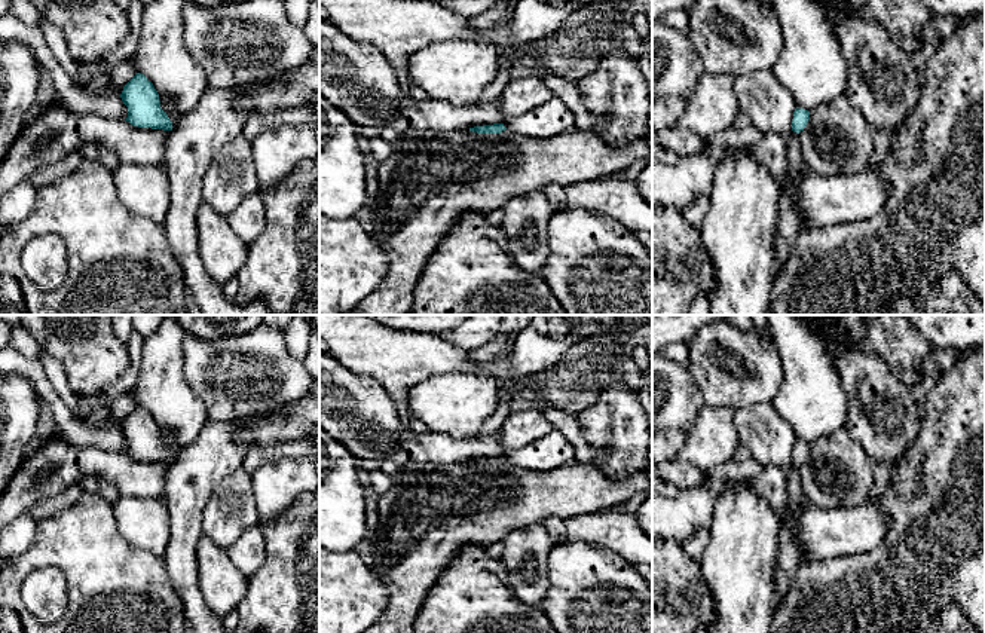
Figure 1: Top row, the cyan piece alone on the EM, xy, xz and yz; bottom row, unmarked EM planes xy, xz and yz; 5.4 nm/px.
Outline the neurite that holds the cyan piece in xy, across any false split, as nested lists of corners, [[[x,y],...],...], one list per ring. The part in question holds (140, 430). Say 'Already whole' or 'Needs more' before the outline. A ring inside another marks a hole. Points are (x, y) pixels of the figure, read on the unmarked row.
Already whole. [[[137,406],[123,419],[120,431],[128,440],[128,450],[125,453],[131,458],[172,464],[172,455],[160,441],[159,426],[144,407]]]

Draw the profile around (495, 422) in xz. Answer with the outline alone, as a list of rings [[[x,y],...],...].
[[[499,383],[498,398],[499,404],[495,413],[483,422],[478,435],[492,435],[496,431],[499,431],[504,422],[507,421],[508,415],[513,412],[510,406],[513,397],[510,394],[510,389],[502,383]]]

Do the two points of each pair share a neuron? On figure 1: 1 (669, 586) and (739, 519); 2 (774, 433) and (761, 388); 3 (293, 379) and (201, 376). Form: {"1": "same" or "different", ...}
{"1": "different", "2": "different", "3": "same"}

